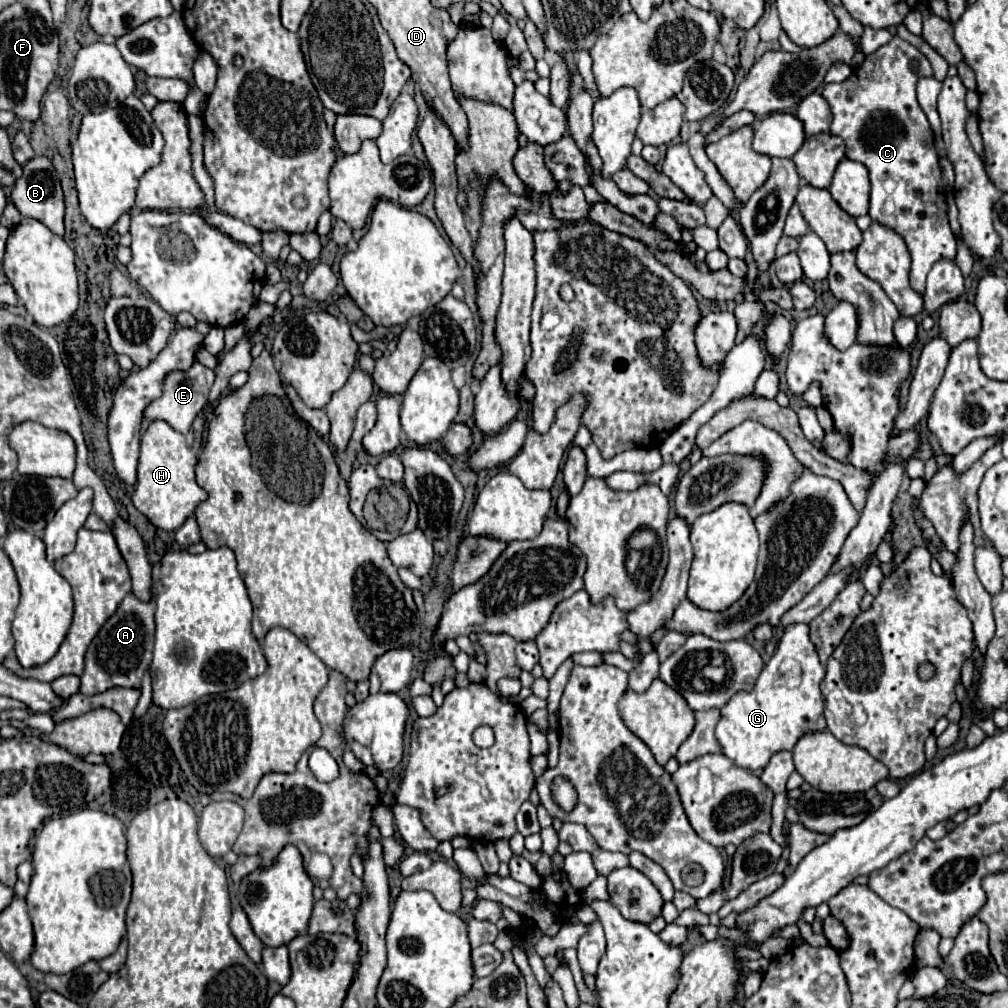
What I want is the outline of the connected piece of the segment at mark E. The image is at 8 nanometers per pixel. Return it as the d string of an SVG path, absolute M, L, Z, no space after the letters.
M194 361L188 371L178 371L176 369L172 373L168 373L168 377L164 379L162 395L148 405L148 409L144 411L144 417L146 419L152 419L152 421L154 419L162 419L172 429L176 429L180 433L188 433L192 421L202 411L202 407L208 403L208 395L210 395L212 383L214 383L214 371L212 369L206 369L198 361Z

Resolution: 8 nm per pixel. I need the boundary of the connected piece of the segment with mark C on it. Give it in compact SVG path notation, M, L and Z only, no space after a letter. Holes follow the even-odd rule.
M894 35L878 51L866 55L864 63L850 79L824 85L822 95L830 103L834 115L830 133L844 139L848 159L868 167L872 183L870 217L904 237L912 257L910 285L918 293L924 293L930 267L938 259L956 257L956 237L948 225L944 181L934 149L934 133L916 99L918 75L932 77L928 57ZM910 59L920 61L918 73L908 67Z

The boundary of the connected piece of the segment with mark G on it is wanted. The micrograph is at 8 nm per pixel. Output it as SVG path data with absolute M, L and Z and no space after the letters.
M796 623L790 625L782 639L776 645L776 653L772 659L764 665L760 677L754 683L752 691L740 691L736 693L724 707L722 707L722 717L716 727L716 739L724 751L724 755L736 765L744 769L764 769L774 753L780 751L792 751L796 741L804 733L816 733L826 729L826 719L822 715L824 709L824 699L820 693L820 683L824 681L824 667L818 661L818 653L808 639L808 625Z

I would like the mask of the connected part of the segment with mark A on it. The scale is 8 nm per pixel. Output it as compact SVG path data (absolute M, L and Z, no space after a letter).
M132 593L124 597L116 613L102 625L102 629L86 651L86 669L82 673L80 693L96 695L110 687L140 687L144 671L152 661L154 613L154 599L140 601L138 597L132 597Z

